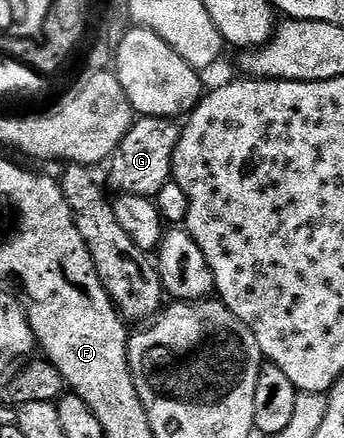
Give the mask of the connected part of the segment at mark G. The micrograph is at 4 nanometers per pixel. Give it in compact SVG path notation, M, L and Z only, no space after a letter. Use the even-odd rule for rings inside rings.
M137 117L130 132L122 136L122 144L118 144L118 148L112 153L107 167L107 185L112 185L117 195L129 194L155 199L156 194L162 192L168 182L173 181L172 161L178 148L181 129L181 123L170 118Z

